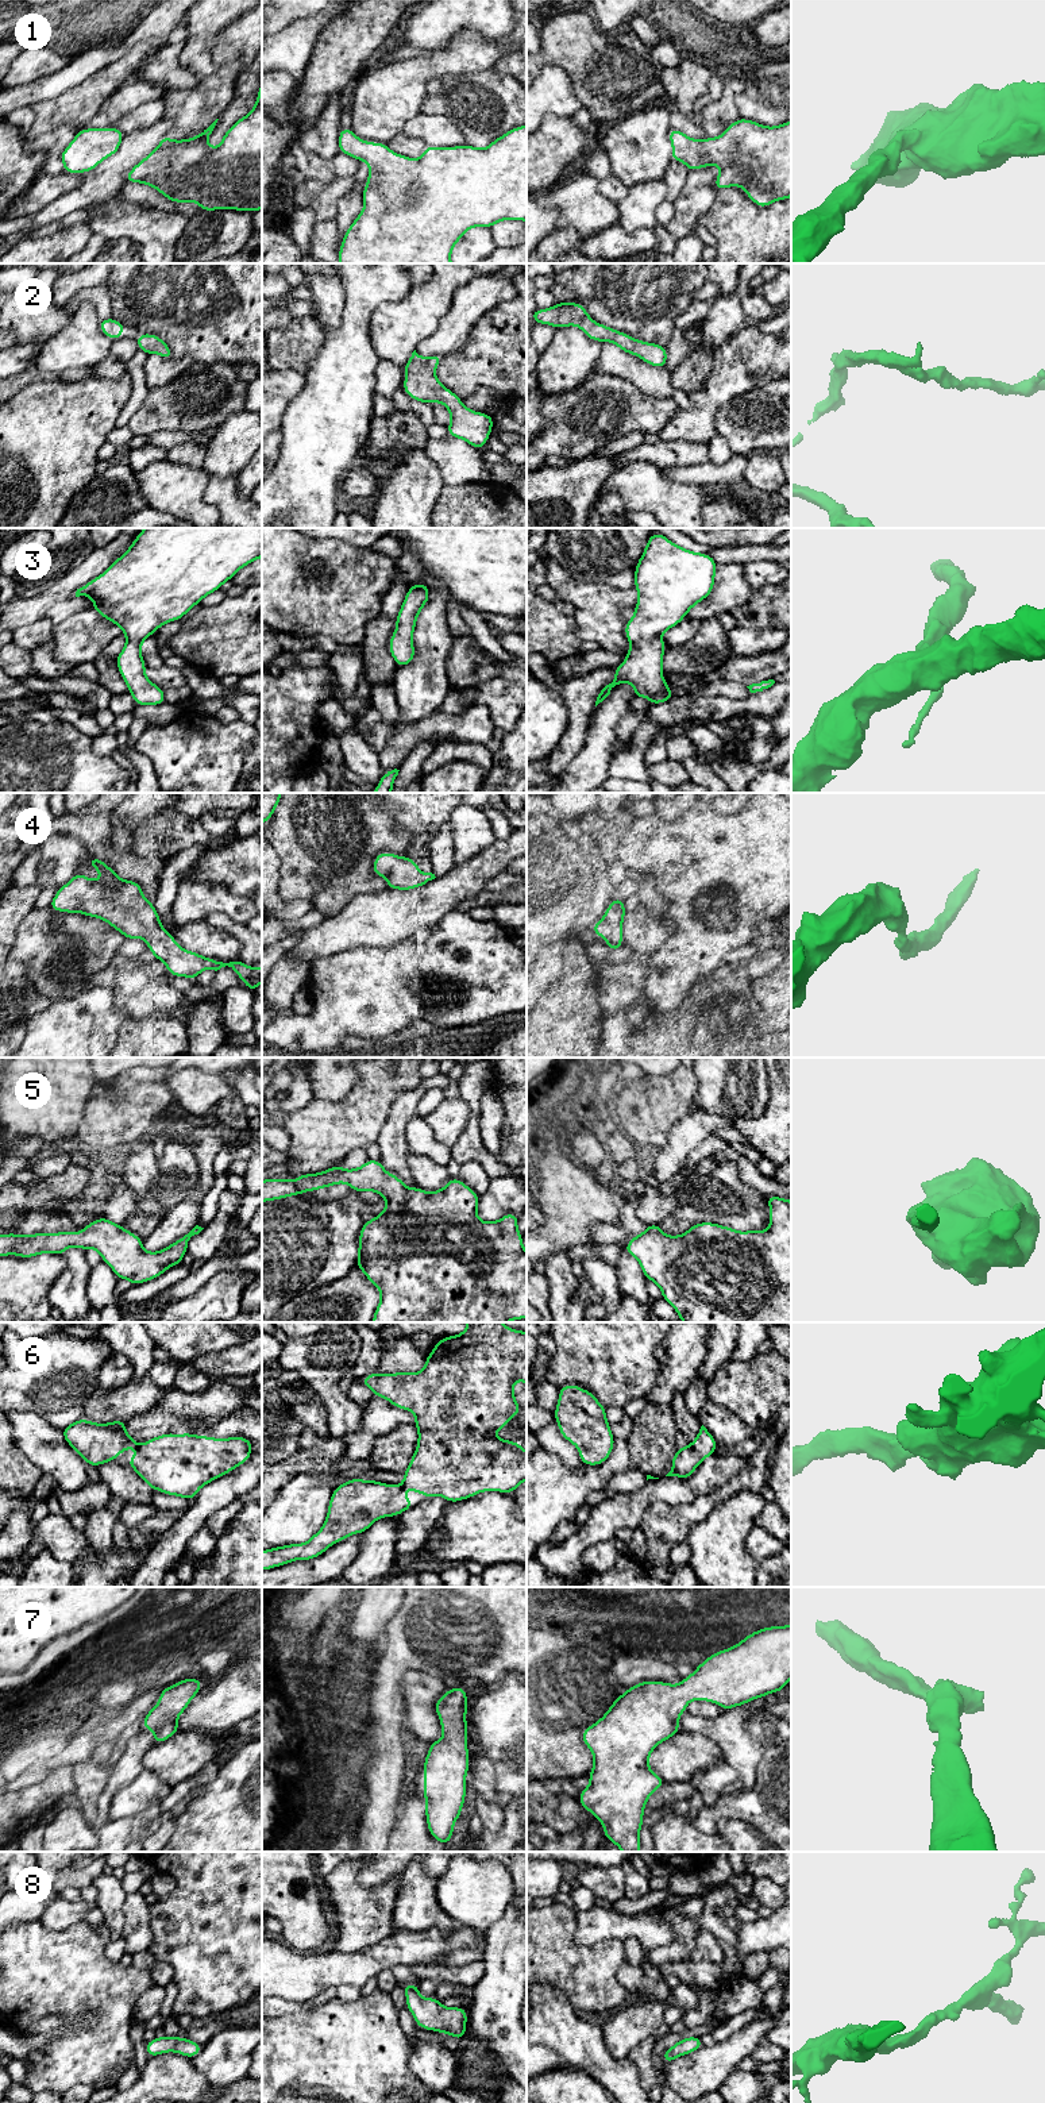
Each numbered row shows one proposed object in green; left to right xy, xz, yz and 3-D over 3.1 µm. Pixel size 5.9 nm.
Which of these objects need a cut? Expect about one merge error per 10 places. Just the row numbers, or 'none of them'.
none of them

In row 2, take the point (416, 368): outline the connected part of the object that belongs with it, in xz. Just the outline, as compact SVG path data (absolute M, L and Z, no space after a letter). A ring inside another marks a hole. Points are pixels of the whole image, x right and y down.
M414 350L402 367L405 373L402 388L409 397L420 403L441 403L451 415L448 435L481 451L491 434L494 416L466 408L463 401L439 381L435 370L441 359L439 354L420 357Z

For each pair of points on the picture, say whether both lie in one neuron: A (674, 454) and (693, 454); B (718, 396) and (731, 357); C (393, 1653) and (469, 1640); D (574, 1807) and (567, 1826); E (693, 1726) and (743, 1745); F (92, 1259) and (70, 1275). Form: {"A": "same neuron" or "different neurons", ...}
{"A": "same neuron", "B": "same neuron", "C": "same neuron", "D": "different neurons", "E": "same neuron", "F": "different neurons"}

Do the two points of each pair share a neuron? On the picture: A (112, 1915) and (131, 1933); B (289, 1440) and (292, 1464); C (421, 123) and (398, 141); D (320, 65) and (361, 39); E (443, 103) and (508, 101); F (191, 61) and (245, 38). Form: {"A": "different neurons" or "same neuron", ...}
{"A": "different neurons", "B": "different neurons", "C": "different neurons", "D": "same neuron", "E": "same neuron", "F": "different neurons"}

